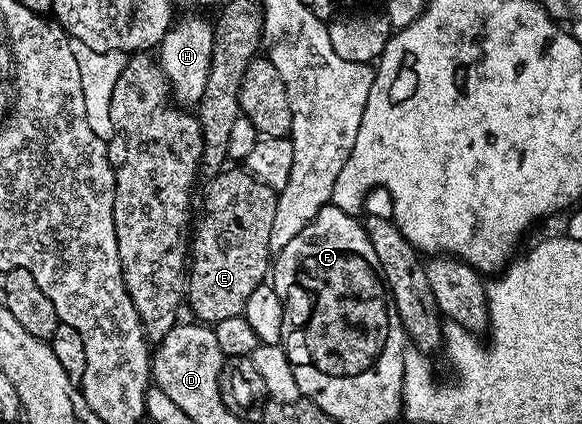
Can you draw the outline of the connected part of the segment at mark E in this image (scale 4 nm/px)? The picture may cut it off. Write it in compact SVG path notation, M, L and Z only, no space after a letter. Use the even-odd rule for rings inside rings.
M244 167L239 169L225 168L207 182L208 198L204 201L204 218L200 221L200 226L195 226L194 236L190 241L190 268L186 273L186 305L192 308L191 316L200 323L215 323L222 319L229 319L231 316L243 314L246 303L254 289L266 281L270 273L270 262L273 260L273 253L270 251L270 226L274 224L274 211L276 210L276 190L260 182L254 174L249 173Z

